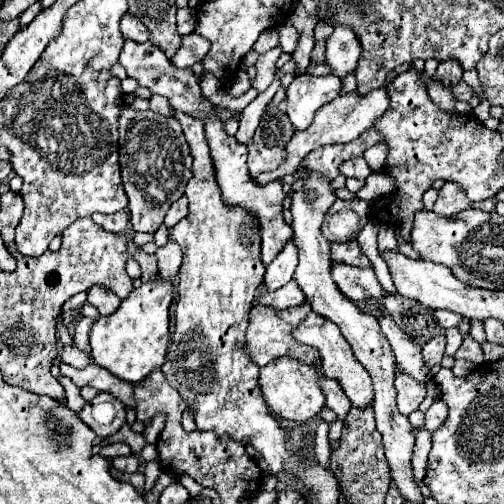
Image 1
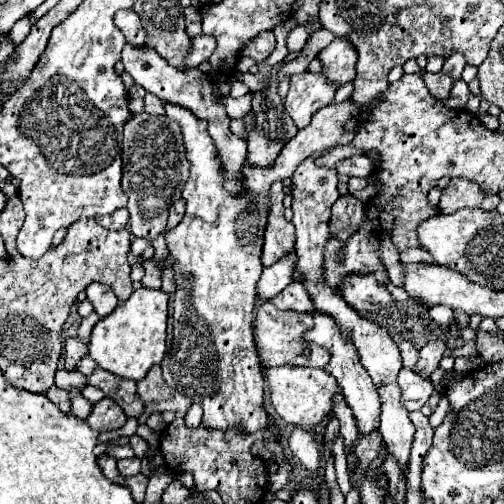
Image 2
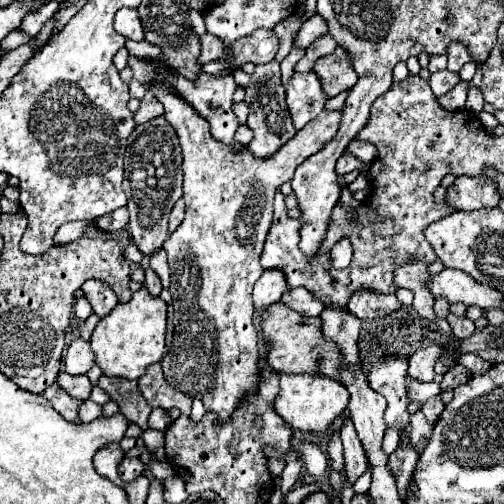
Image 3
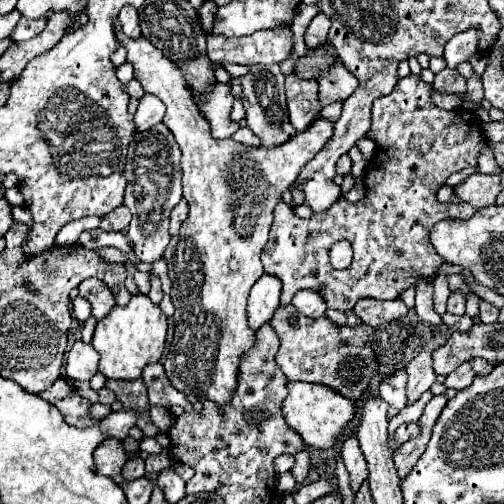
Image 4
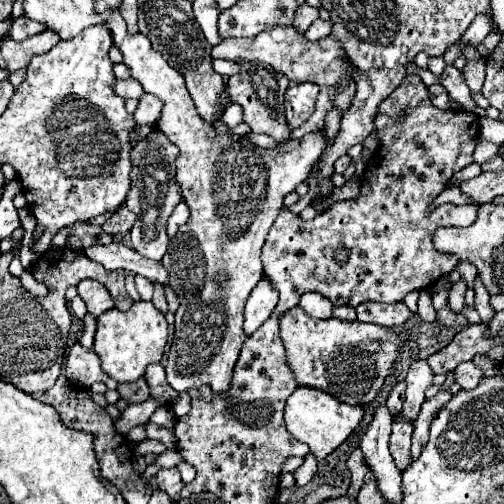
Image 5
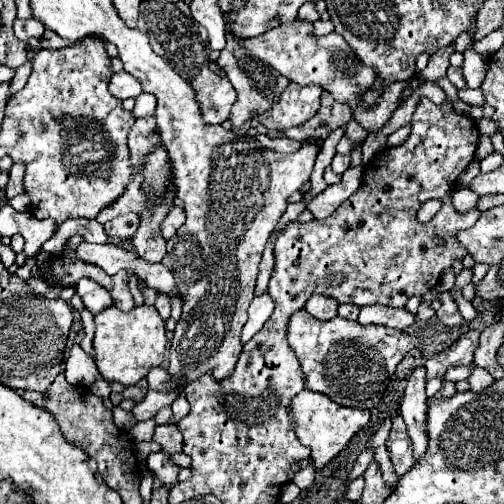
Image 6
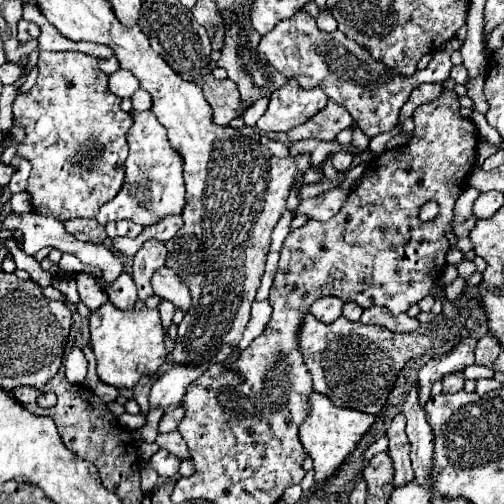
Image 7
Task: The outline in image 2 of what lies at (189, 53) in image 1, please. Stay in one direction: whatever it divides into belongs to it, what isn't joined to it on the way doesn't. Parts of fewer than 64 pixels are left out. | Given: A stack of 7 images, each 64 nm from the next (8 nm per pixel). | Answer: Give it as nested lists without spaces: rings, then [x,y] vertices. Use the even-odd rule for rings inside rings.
[[[200,34],[200,36],[192,38],[192,52],[184,60],[186,66],[190,66],[190,68],[192,66],[200,66],[202,62],[208,60],[208,56],[212,56],[214,48],[216,48],[216,40],[212,40],[212,36]]]

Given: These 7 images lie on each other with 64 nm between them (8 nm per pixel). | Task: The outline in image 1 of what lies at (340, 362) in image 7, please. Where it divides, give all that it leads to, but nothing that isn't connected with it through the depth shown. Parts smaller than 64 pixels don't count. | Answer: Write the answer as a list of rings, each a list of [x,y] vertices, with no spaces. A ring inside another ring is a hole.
[[[304,304],[300,308],[288,308],[288,310],[276,310],[276,308],[270,308],[270,306],[254,306],[250,310],[250,326],[248,326],[248,342],[246,342],[246,352],[250,354],[250,358],[258,364],[258,366],[266,366],[270,364],[272,360],[278,360],[278,358],[296,358],[304,364],[312,364],[312,360],[320,360],[320,352],[304,346],[304,344],[298,344],[292,336],[296,324],[300,324],[300,320],[304,320],[304,316],[308,316],[310,312],[310,304]]]

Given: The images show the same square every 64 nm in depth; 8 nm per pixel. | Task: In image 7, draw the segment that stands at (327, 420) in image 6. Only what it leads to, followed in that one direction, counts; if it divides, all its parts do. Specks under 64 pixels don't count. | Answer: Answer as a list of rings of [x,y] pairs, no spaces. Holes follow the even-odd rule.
[[[318,392],[310,396],[310,406],[312,406],[312,410],[310,410],[308,418],[304,420],[304,424],[300,426],[300,442],[302,442],[304,450],[310,454],[310,458],[314,460],[316,484],[324,484],[328,478],[338,474],[338,470],[342,468],[346,458],[356,450],[360,438],[374,424],[374,416],[366,414],[366,412],[358,412],[358,410],[336,408],[326,396],[322,396]]]

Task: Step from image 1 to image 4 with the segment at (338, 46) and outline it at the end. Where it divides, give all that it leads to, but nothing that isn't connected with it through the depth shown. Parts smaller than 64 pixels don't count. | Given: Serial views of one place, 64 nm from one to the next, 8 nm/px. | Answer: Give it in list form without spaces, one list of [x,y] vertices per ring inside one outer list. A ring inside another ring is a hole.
[[[336,58],[336,64],[332,66],[332,72],[328,72],[328,76],[320,76],[320,108],[332,104],[332,102],[344,102],[356,88],[356,76],[352,76],[344,64],[340,64],[340,60]]]

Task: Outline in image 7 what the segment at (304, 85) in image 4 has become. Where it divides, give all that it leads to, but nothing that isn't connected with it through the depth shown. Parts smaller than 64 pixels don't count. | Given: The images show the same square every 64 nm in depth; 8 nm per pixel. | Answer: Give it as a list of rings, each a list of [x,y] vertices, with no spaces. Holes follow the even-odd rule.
[[[288,80],[282,88],[272,92],[270,106],[262,118],[264,132],[288,132],[298,124],[310,120],[326,106],[328,98],[318,90],[304,90],[296,80]]]

